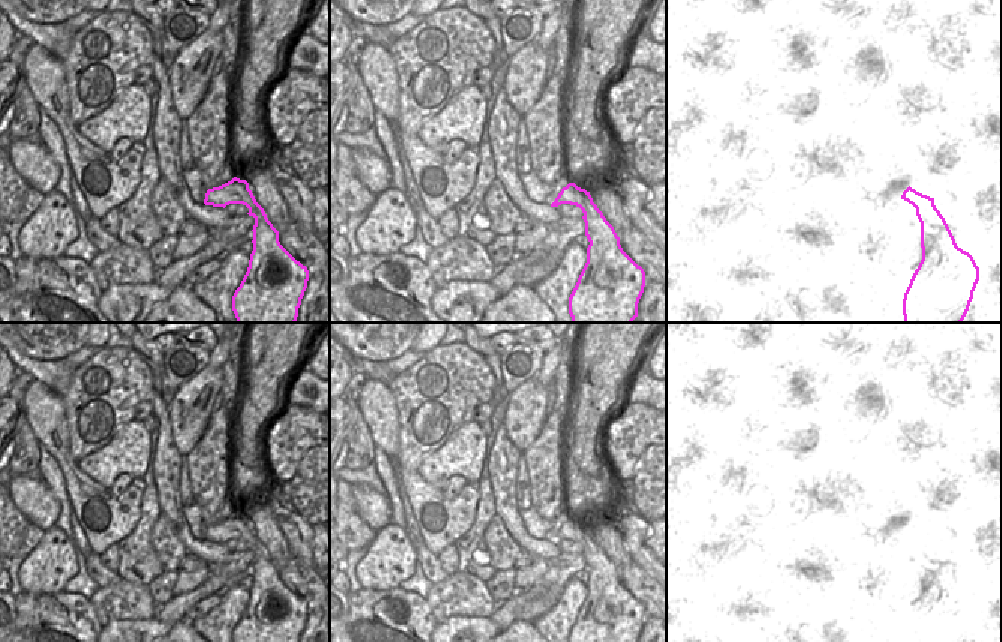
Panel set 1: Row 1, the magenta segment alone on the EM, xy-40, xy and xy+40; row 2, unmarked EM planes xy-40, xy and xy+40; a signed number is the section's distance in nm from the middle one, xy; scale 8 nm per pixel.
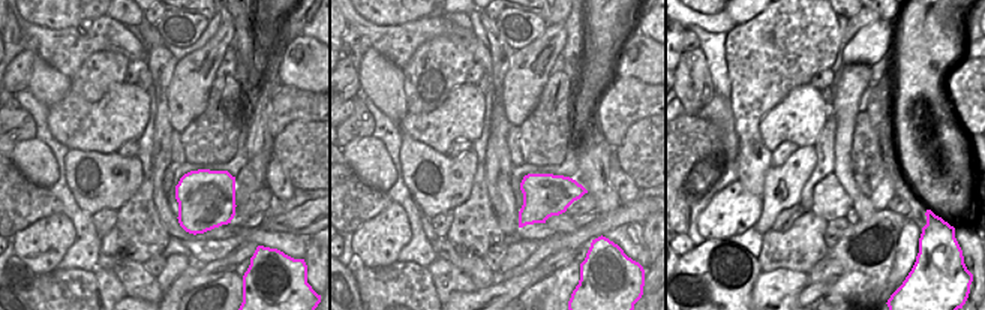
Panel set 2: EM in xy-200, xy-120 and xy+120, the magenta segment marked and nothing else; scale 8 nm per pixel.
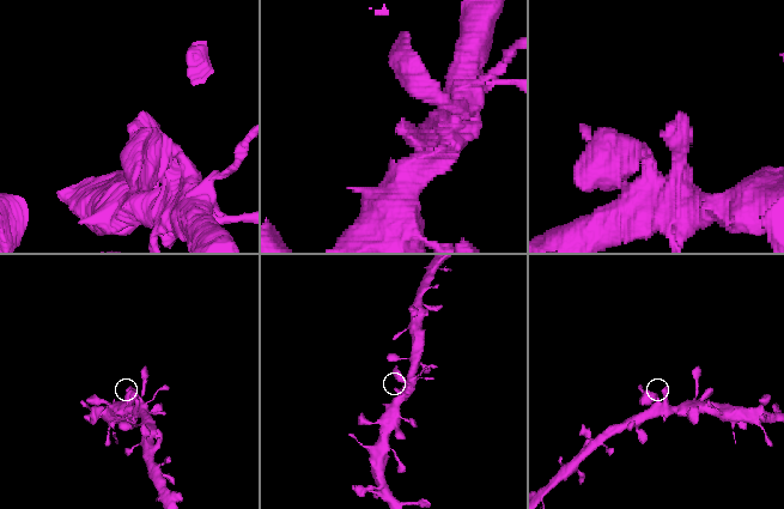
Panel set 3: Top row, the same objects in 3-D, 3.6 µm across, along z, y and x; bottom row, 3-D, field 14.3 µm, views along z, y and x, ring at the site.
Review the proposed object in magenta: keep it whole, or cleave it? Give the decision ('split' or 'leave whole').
leave whole

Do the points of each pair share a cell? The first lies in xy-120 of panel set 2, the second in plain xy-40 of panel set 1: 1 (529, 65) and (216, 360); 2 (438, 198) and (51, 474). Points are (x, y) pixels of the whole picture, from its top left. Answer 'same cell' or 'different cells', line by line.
1: different cells
2: different cells

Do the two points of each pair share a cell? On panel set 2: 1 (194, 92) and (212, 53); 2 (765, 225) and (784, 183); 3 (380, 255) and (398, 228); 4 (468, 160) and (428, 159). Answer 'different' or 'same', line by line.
1: same
2: same
3: same
4: same

